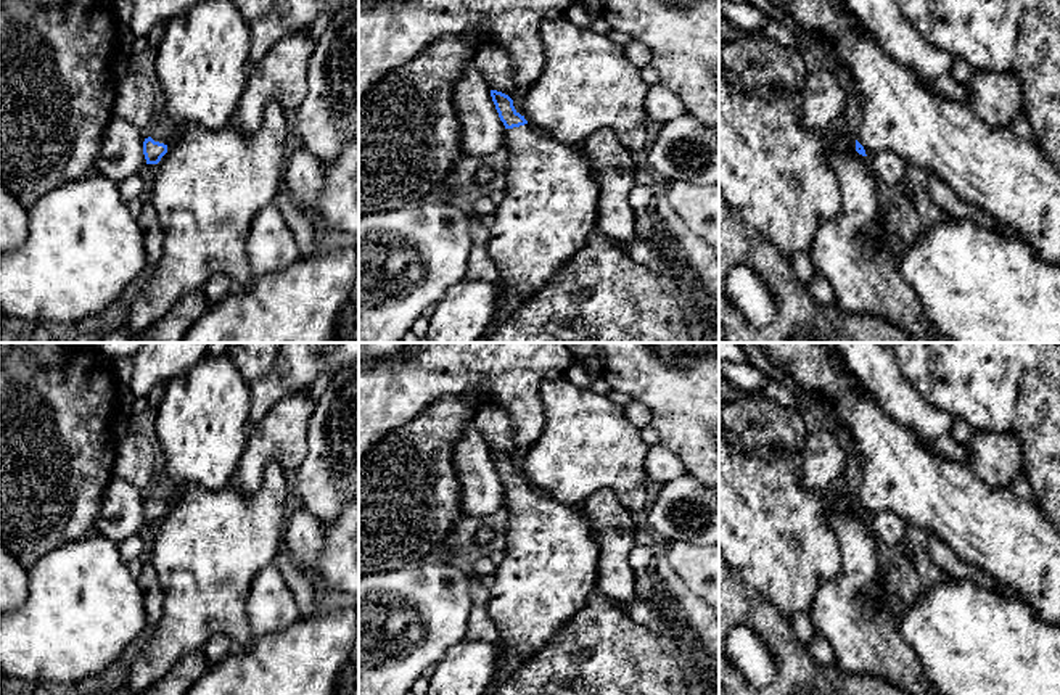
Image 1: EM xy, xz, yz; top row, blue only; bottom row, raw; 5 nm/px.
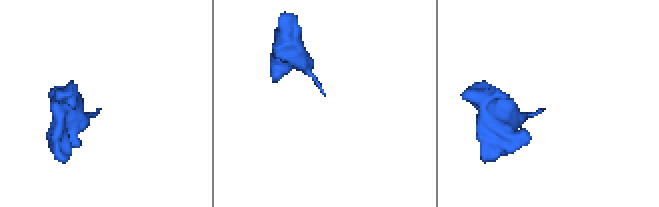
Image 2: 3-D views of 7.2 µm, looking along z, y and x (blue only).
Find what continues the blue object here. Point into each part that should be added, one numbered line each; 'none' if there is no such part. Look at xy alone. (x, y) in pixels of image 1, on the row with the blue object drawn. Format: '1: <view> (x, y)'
1: xy (203, 60)

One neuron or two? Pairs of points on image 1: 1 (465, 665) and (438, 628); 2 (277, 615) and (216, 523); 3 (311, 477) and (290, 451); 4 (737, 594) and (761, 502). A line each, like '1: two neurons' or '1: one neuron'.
1: two neurons
2: two neurons
3: two neurons
4: two neurons

